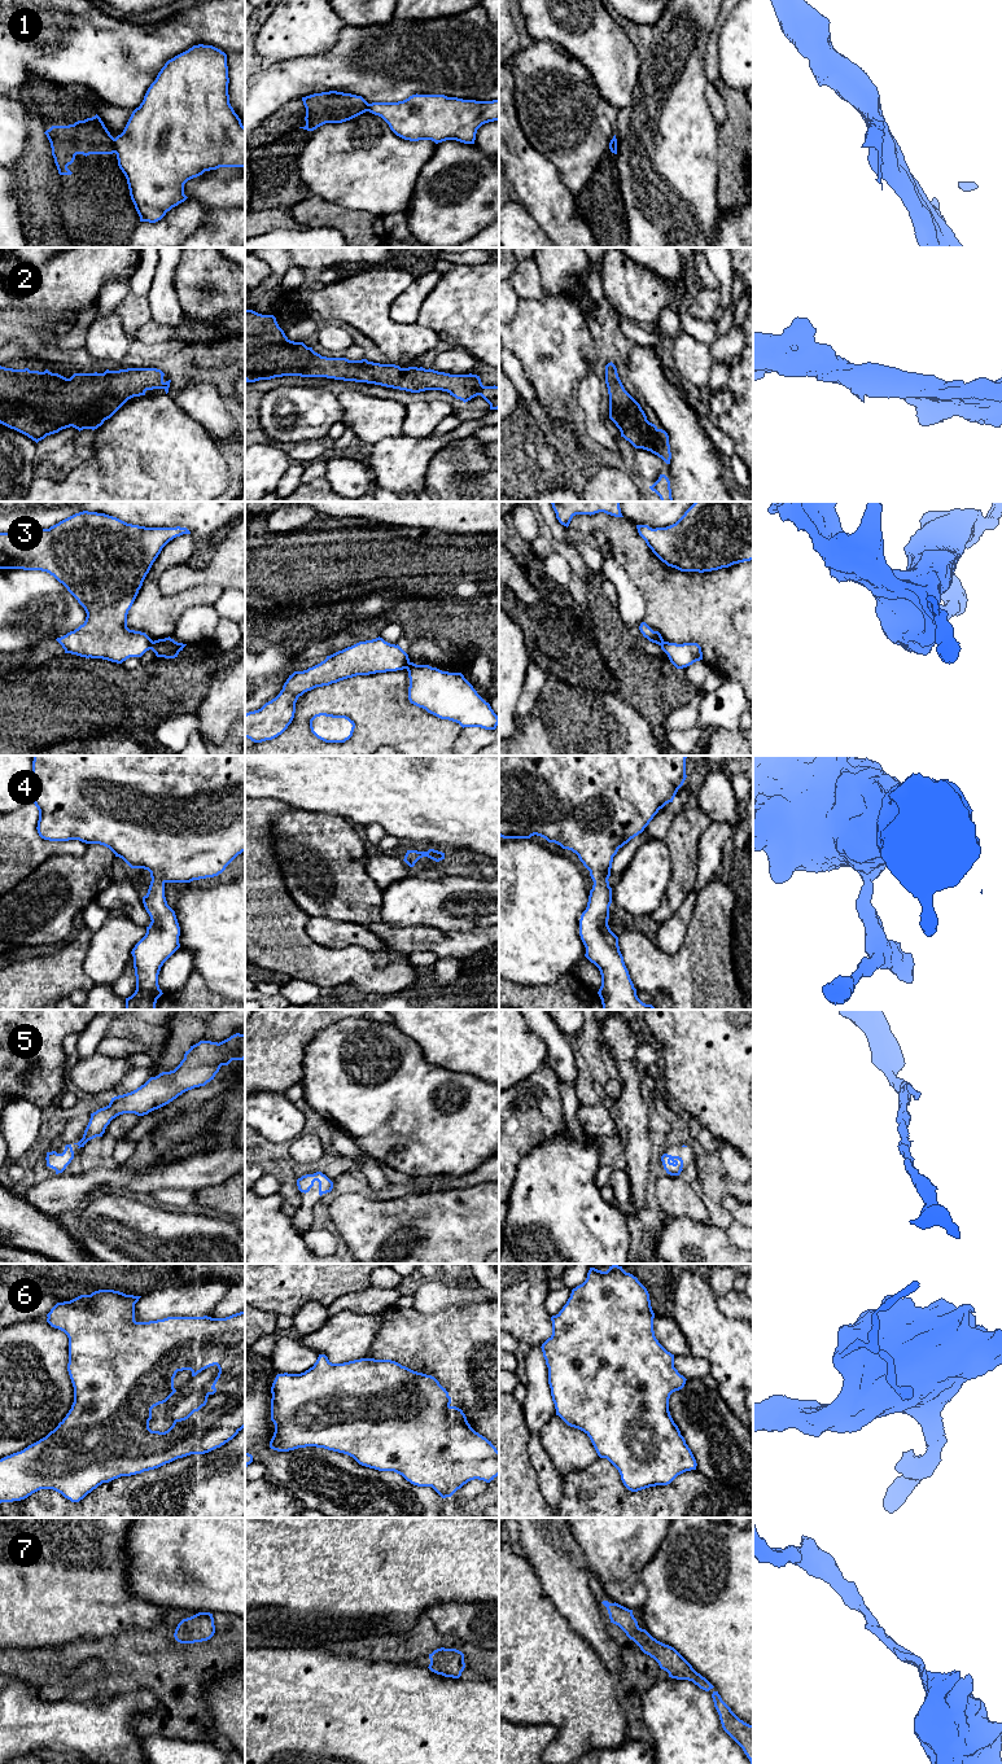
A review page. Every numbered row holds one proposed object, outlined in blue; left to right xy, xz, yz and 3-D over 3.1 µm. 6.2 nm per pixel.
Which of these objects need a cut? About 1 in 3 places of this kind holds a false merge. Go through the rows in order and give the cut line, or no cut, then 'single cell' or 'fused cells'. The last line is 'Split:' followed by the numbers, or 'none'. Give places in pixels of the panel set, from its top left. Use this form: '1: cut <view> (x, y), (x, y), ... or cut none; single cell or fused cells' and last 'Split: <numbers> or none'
1: cut xy (113, 139), (116, 152); fused cells
2: cut none; single cell
3: cut xy (153, 642), (149, 648); fused cells
4: cut none; single cell
5: cut none; single cell
6: cut none; single cell
7: cut none; single cell
Split: 1, 3

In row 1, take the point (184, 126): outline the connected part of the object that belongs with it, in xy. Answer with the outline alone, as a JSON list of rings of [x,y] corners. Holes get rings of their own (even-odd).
[[[193,45],[169,60],[148,88],[123,132],[114,139],[118,166],[124,174],[140,222],[156,223],[188,197],[184,184],[205,171],[245,167],[245,127],[229,104],[227,54],[213,45]]]

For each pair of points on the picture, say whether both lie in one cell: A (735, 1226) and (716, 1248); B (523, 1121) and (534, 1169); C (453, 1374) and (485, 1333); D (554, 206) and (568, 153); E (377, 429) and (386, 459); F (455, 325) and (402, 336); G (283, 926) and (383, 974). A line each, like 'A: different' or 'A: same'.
A: different
B: different
C: same
D: different
E: different
F: different
G: same

